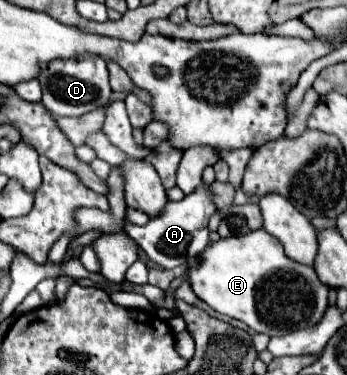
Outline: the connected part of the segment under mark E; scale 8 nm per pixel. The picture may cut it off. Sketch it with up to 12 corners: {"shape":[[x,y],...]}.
{"shape":[[254,230],[210,244],[188,282],[268,336],[316,326],[328,288]]}

